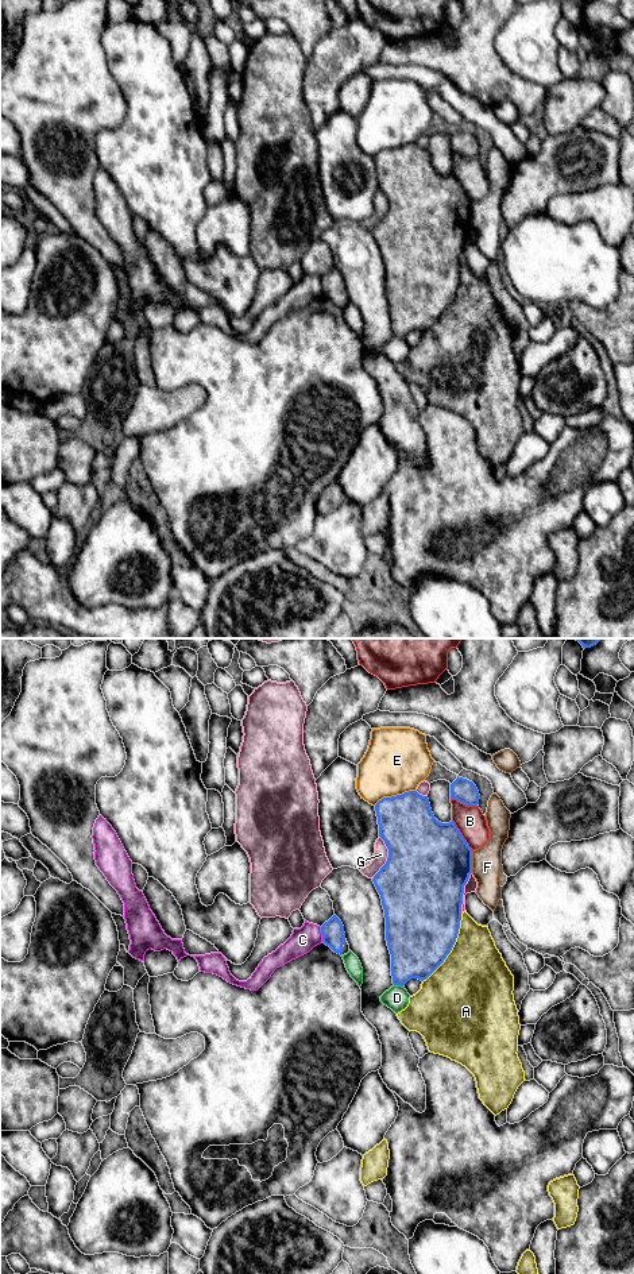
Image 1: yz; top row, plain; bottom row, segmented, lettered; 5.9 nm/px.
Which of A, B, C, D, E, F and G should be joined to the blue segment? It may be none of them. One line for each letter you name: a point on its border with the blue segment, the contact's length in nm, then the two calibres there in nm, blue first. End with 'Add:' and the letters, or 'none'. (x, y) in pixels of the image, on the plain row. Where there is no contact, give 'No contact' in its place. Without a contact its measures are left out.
Add: none

